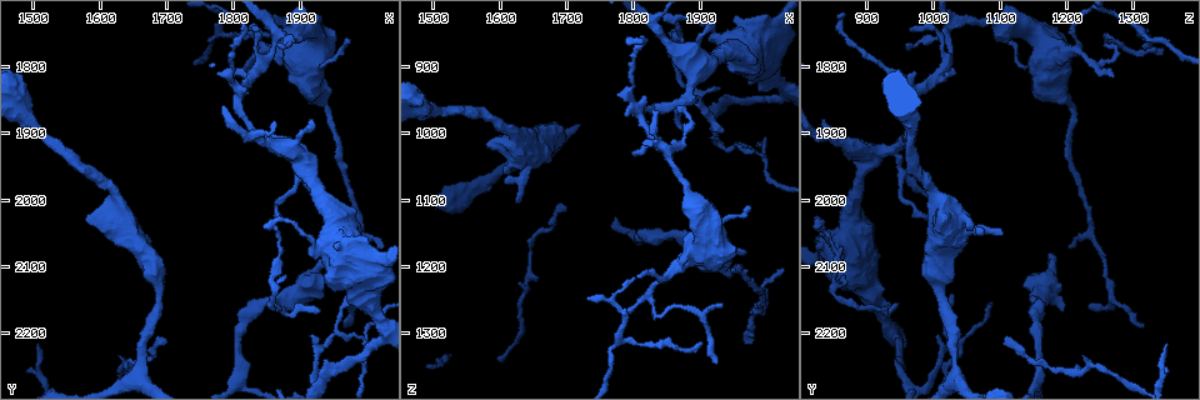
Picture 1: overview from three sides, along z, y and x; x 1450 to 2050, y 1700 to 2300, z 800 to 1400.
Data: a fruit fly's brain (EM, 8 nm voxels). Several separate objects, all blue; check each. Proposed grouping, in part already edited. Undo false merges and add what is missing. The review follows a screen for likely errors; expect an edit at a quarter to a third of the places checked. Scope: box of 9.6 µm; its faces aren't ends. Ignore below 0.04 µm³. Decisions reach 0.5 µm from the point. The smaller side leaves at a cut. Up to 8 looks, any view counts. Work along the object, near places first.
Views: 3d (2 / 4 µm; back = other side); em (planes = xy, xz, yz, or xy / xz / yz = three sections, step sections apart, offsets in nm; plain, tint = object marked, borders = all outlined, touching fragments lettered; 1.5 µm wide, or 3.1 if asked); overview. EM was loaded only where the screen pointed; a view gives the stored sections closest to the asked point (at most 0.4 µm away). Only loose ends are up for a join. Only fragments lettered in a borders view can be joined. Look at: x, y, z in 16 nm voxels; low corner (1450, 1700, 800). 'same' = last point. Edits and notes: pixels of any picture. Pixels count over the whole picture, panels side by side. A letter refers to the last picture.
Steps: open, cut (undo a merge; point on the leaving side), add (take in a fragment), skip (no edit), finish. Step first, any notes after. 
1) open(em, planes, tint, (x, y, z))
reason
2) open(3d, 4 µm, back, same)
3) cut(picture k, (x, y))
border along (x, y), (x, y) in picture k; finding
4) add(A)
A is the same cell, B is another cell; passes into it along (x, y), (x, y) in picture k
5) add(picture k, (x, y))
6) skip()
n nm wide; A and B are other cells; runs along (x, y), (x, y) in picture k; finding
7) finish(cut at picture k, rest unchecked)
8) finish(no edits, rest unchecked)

open(3d, 2 µm, (1975, 1760, 1110))

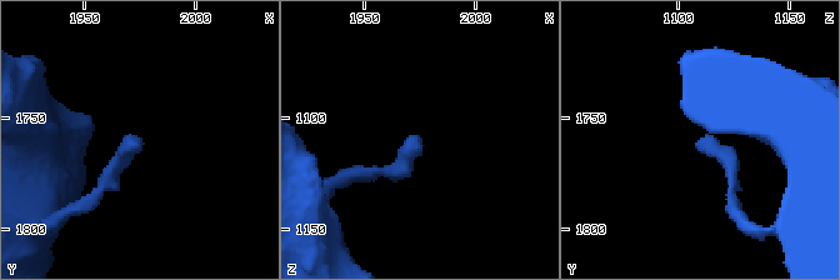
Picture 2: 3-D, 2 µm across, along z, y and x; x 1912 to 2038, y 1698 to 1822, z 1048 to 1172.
open(em, xy, step 8, borders, (1974, 1761, 1107))
shape alone is not enough

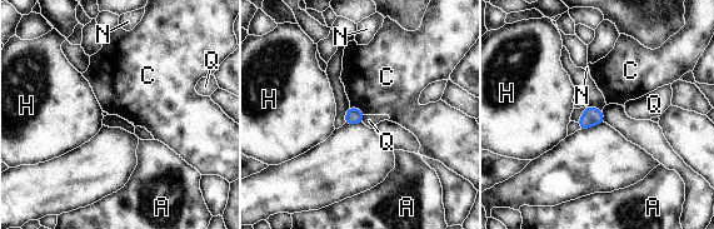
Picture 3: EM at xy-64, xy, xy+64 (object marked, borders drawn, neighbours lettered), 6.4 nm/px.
open(em, planes, borders, same)

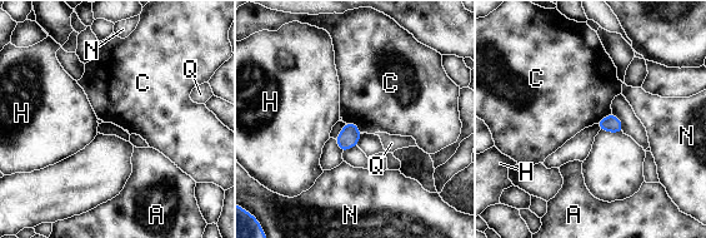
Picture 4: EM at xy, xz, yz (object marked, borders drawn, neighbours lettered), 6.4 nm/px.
skip()
110 nm wide; A, C, H, N and Q are other cells; border along (345, 122), (352, 122), (361, 132) in picture 4; none of them fits

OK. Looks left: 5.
open(em, planes, borders, (1870, 2025, 995))
tapers out

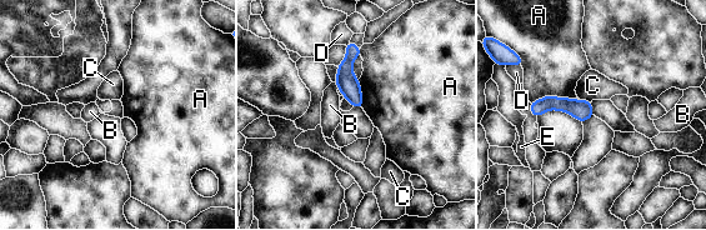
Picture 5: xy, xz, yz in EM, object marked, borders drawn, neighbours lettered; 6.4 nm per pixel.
skip()
A, B, C, D and E are other cells; runs along (350, 45), (348, 84), (360, 104) in picture 5; none of them fits

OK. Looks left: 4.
open(3d, 4 µm, (2000, 2165, 1235))
thin end

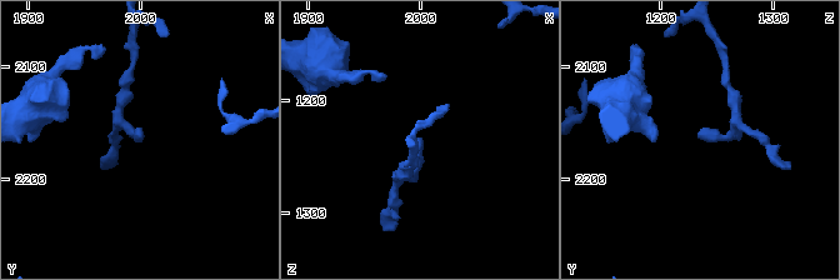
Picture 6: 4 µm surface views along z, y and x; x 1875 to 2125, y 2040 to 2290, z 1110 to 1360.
open(em, planes, tint, (2002, 2164, 1232))
now the EM

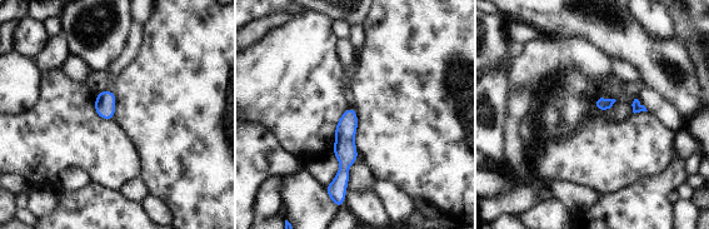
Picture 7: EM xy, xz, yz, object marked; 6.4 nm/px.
open(em, planes, borders, same)
see the neighbours

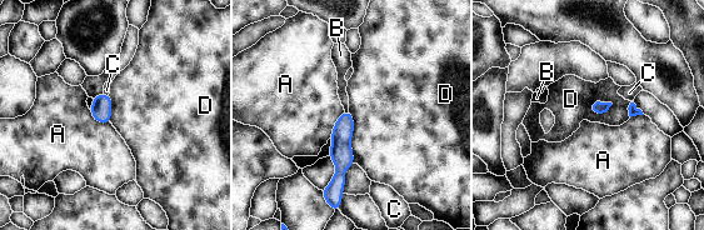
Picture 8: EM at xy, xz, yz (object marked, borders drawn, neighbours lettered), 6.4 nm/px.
skip()
D touches over 340 nm; A, B, C and D are other cells; runs along (346, 114), (341, 133), (339, 183) in picture 8; no lettered fragment goes on from it

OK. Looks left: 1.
finish(no edits, rest unchecked)

